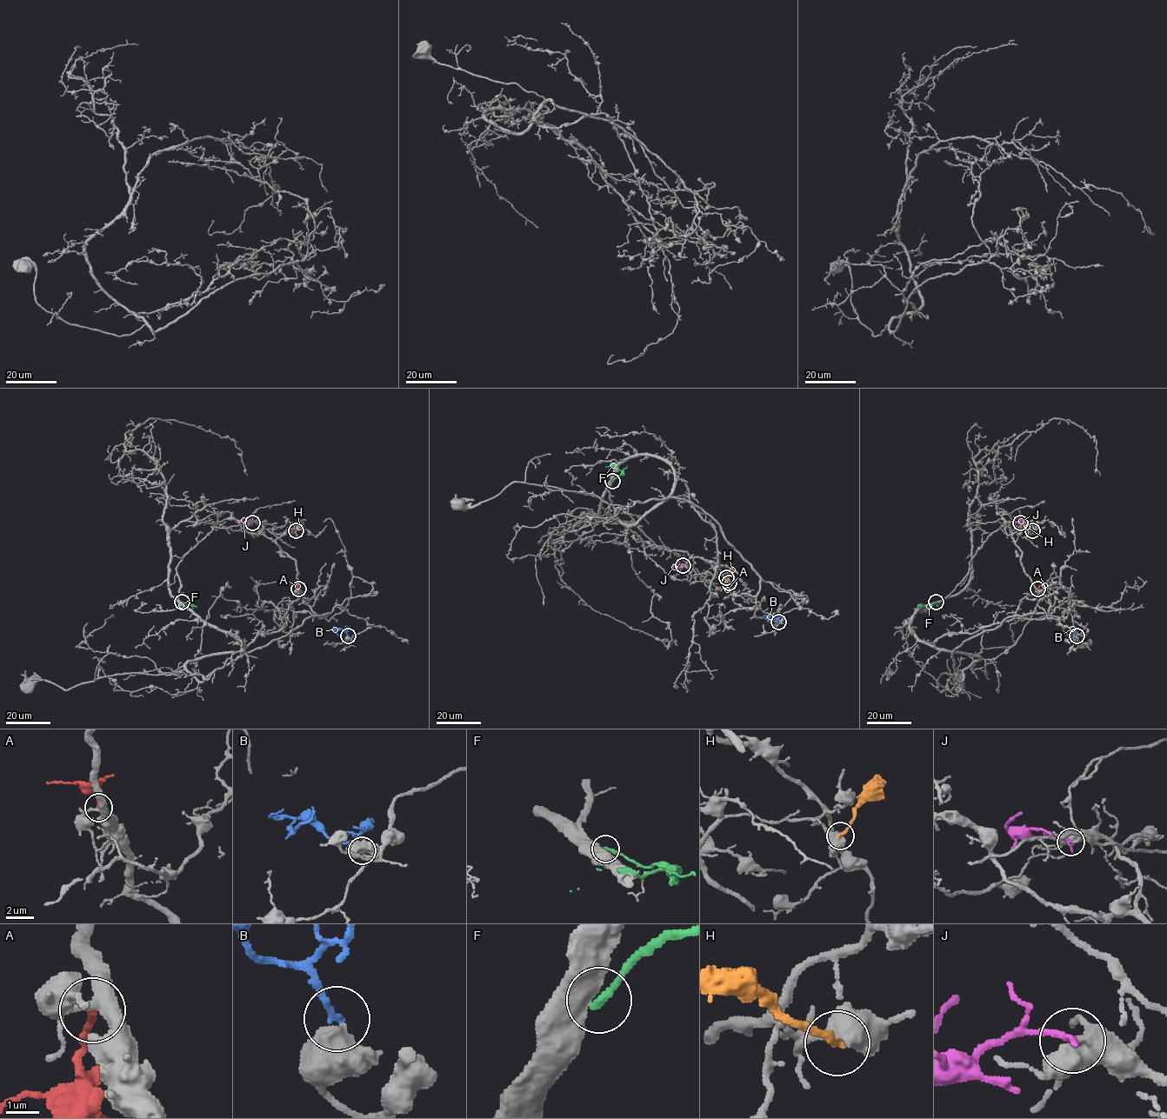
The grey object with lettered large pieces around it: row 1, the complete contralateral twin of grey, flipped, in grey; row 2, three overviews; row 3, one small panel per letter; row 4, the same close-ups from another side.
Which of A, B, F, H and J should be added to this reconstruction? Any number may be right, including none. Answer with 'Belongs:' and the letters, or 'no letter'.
Belongs: J

